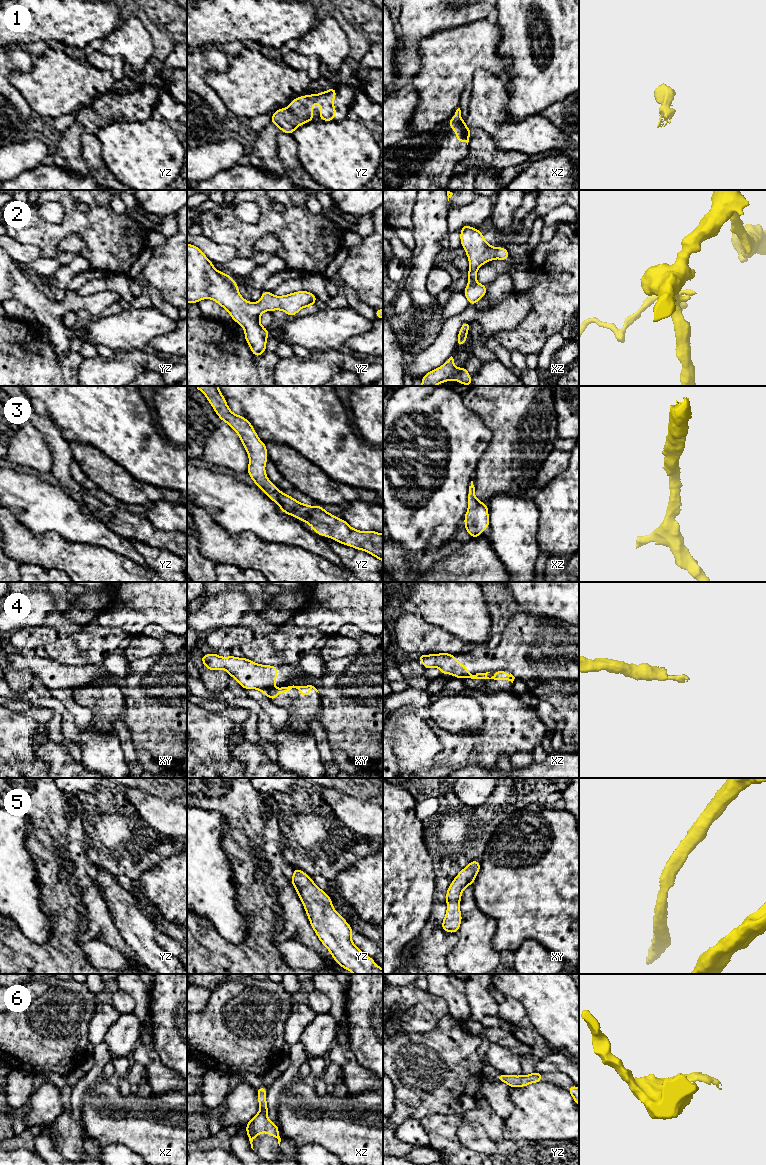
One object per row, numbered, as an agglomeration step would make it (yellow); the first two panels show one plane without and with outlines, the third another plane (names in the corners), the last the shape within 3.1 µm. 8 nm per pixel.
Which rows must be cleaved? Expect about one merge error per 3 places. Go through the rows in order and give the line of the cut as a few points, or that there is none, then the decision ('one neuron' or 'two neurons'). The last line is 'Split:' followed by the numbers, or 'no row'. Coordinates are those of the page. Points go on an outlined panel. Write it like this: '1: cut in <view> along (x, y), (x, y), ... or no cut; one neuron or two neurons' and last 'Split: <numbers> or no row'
1: no cut; one neuron
2: no cut; one neuron
3: no cut; one neuron
4: cut in xy along (273, 687), (265, 694); two neurons
5: no cut; one neuron
6: no cut; one neuron
Split: 4

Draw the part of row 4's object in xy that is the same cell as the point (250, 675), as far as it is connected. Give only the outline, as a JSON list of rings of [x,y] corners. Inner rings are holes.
[[[217,653],[204,654],[201,662],[210,671],[226,670],[244,689],[257,689],[266,695],[277,681],[278,666],[257,664],[247,658],[233,655],[220,657]]]

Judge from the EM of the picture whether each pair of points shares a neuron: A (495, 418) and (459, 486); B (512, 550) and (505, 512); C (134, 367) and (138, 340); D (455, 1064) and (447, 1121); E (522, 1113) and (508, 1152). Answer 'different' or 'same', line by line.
A: different
B: same
C: different
D: different
E: different

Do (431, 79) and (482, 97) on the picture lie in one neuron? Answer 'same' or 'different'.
different

